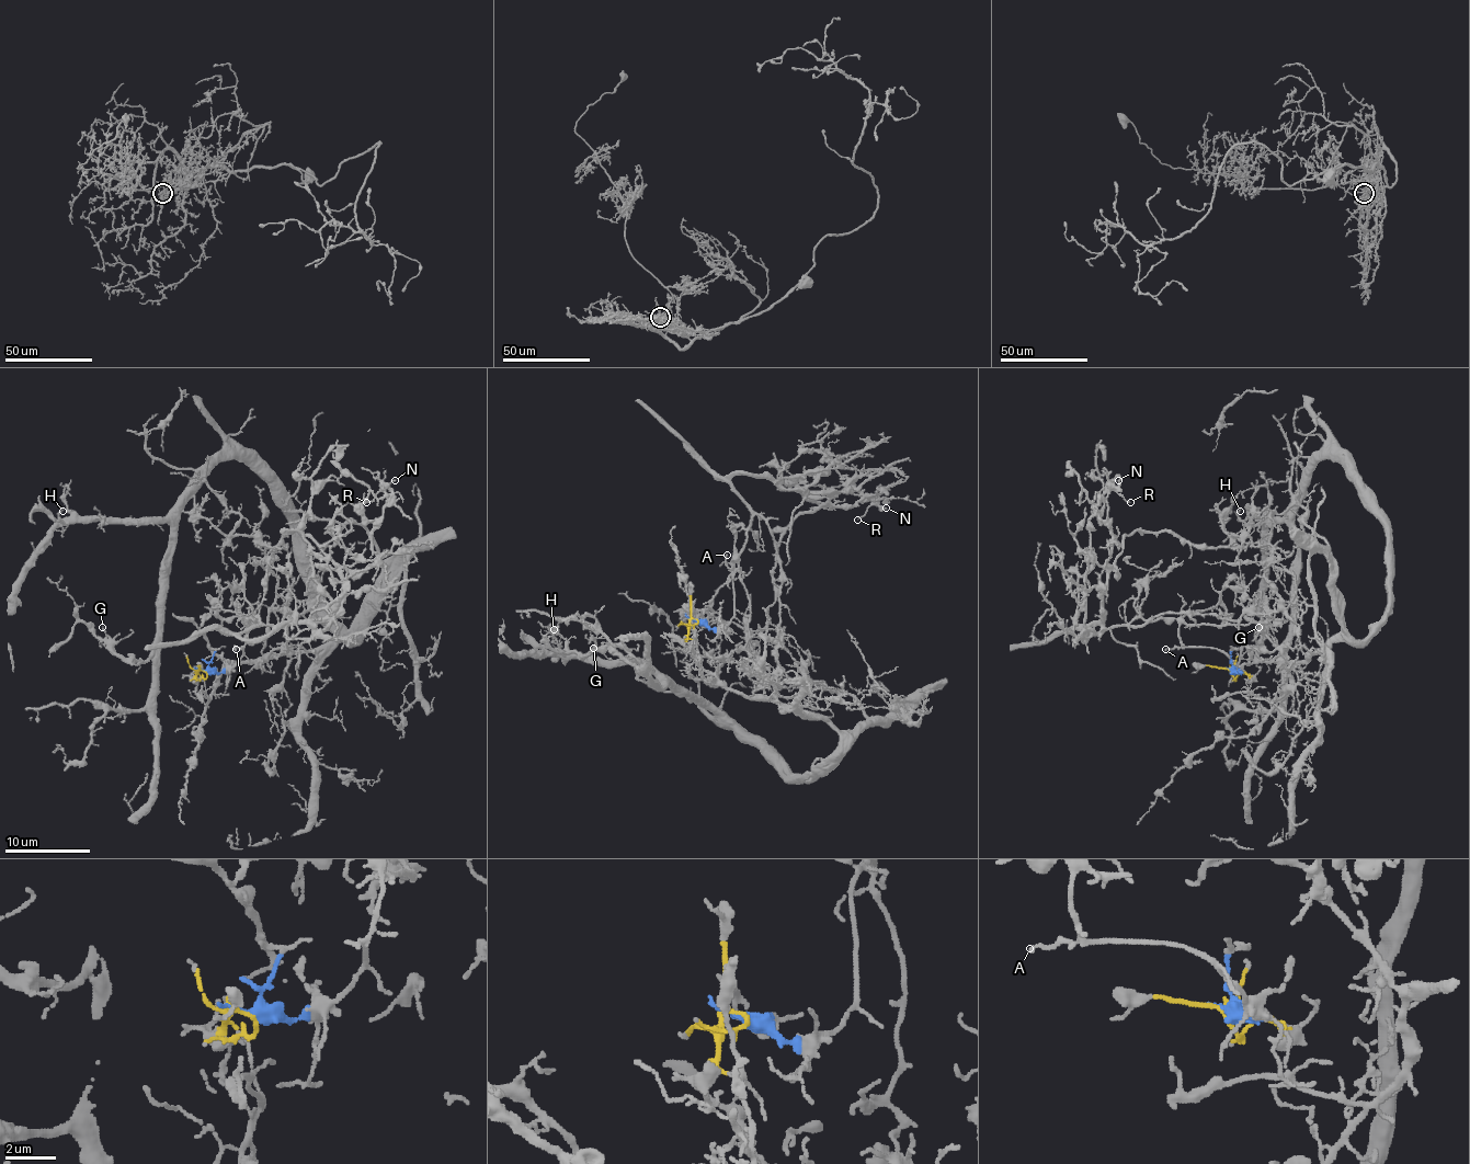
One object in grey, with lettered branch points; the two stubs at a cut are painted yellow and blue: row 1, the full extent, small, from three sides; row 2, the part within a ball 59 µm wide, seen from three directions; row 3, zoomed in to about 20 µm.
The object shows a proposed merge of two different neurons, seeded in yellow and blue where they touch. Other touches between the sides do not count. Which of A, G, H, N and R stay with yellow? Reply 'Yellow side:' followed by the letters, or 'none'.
Yellow side: G, H

